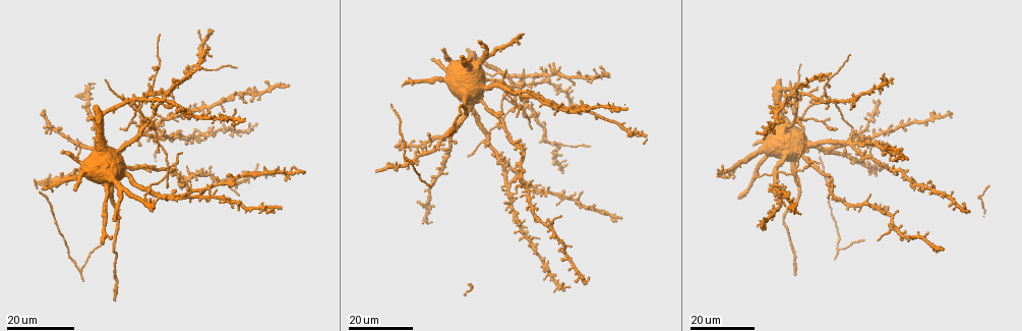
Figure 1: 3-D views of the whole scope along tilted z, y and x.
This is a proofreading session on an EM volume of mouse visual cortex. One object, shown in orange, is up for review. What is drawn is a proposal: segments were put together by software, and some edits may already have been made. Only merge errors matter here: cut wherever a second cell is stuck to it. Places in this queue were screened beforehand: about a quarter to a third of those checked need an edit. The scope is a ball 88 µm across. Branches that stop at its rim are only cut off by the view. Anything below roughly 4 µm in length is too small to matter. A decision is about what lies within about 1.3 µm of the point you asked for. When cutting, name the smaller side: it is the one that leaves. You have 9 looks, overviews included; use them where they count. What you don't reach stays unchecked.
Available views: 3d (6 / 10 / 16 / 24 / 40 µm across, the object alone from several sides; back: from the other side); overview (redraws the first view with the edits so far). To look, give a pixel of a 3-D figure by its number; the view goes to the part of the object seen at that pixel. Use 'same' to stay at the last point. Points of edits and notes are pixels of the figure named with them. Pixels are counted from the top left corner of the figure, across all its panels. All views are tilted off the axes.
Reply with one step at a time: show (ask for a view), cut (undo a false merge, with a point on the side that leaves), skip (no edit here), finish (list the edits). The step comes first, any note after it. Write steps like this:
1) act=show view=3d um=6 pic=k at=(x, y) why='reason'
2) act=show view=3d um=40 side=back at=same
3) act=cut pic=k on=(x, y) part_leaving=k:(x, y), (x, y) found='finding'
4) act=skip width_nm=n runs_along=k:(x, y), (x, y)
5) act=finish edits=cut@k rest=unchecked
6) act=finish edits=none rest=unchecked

act=show view=3d um=16 pic=1 at=(855, 97) why='four-way junction'

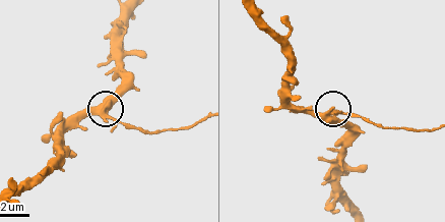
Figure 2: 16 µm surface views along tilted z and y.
act=show view=3d um=10 pic=2 at=(105, 109)

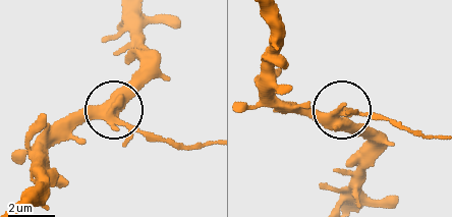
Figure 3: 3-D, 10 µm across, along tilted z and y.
act=cut pic=3 on=(146, 136) width_nm=410 found='two cells meet here'

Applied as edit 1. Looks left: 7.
act=show view=overview

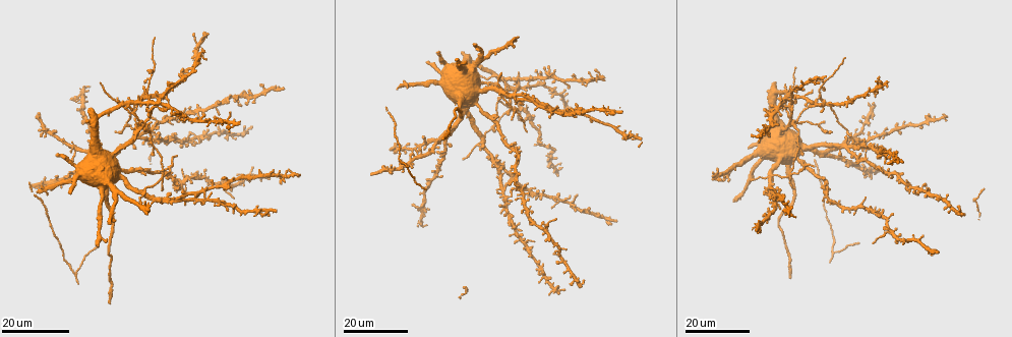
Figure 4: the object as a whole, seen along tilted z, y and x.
act=show view=3d um=16 pic=4 at=(819, 98) why='two arms in line, one across'

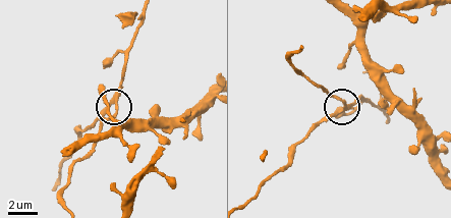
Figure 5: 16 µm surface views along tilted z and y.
act=show view=3d um=6 pic=5 at=(336, 113)

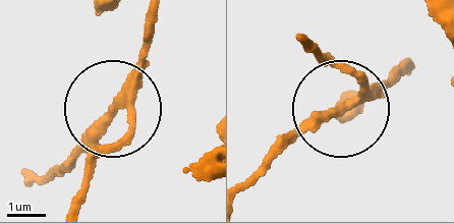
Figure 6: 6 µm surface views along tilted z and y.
act=cut pic=6 on=(109, 124) found='two cells meet here'

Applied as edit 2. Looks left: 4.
act=show view=3d um=16 pic=4 at=(492, 74) why='two arms in line, one across'

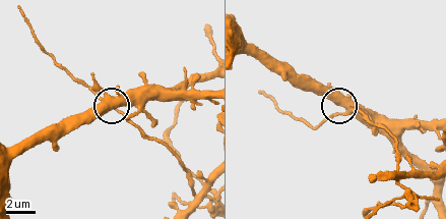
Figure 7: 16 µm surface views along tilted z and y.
act=show view=3d um=6 pic=7 at=(339, 112)

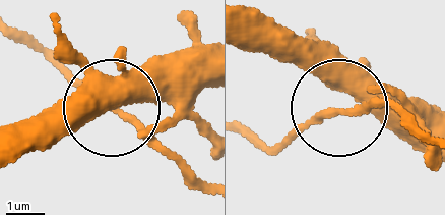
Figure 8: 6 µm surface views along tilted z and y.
act=skip arms=3 runs_along=8:(434, 142), (386, 104), (369, 103), (327, 111), (275, 150) found='one cell here'

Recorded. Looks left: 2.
act=show view=3d um=16 pic=4 at=(164, 176) why='two arms in line, one across'

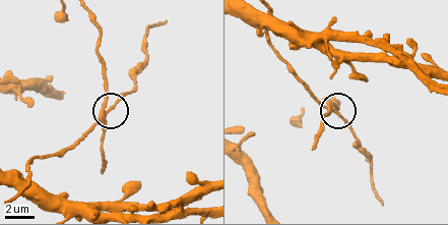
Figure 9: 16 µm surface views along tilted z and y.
act=show view=3d um=6 pic=9 at=(111, 107)

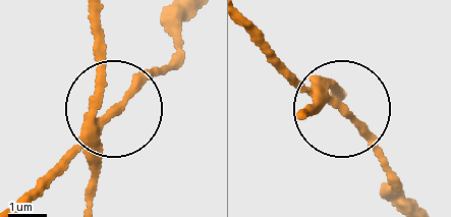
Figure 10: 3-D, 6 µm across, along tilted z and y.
act=cut pic=10 on=(51, 174) width_nm=170 part_leaving=10:(83, 140), (29, 201) found='a second cell is stuck on'

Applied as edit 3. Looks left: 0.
act=finish edits=cut@3,cut@6,cut@10 rest=unchecked

